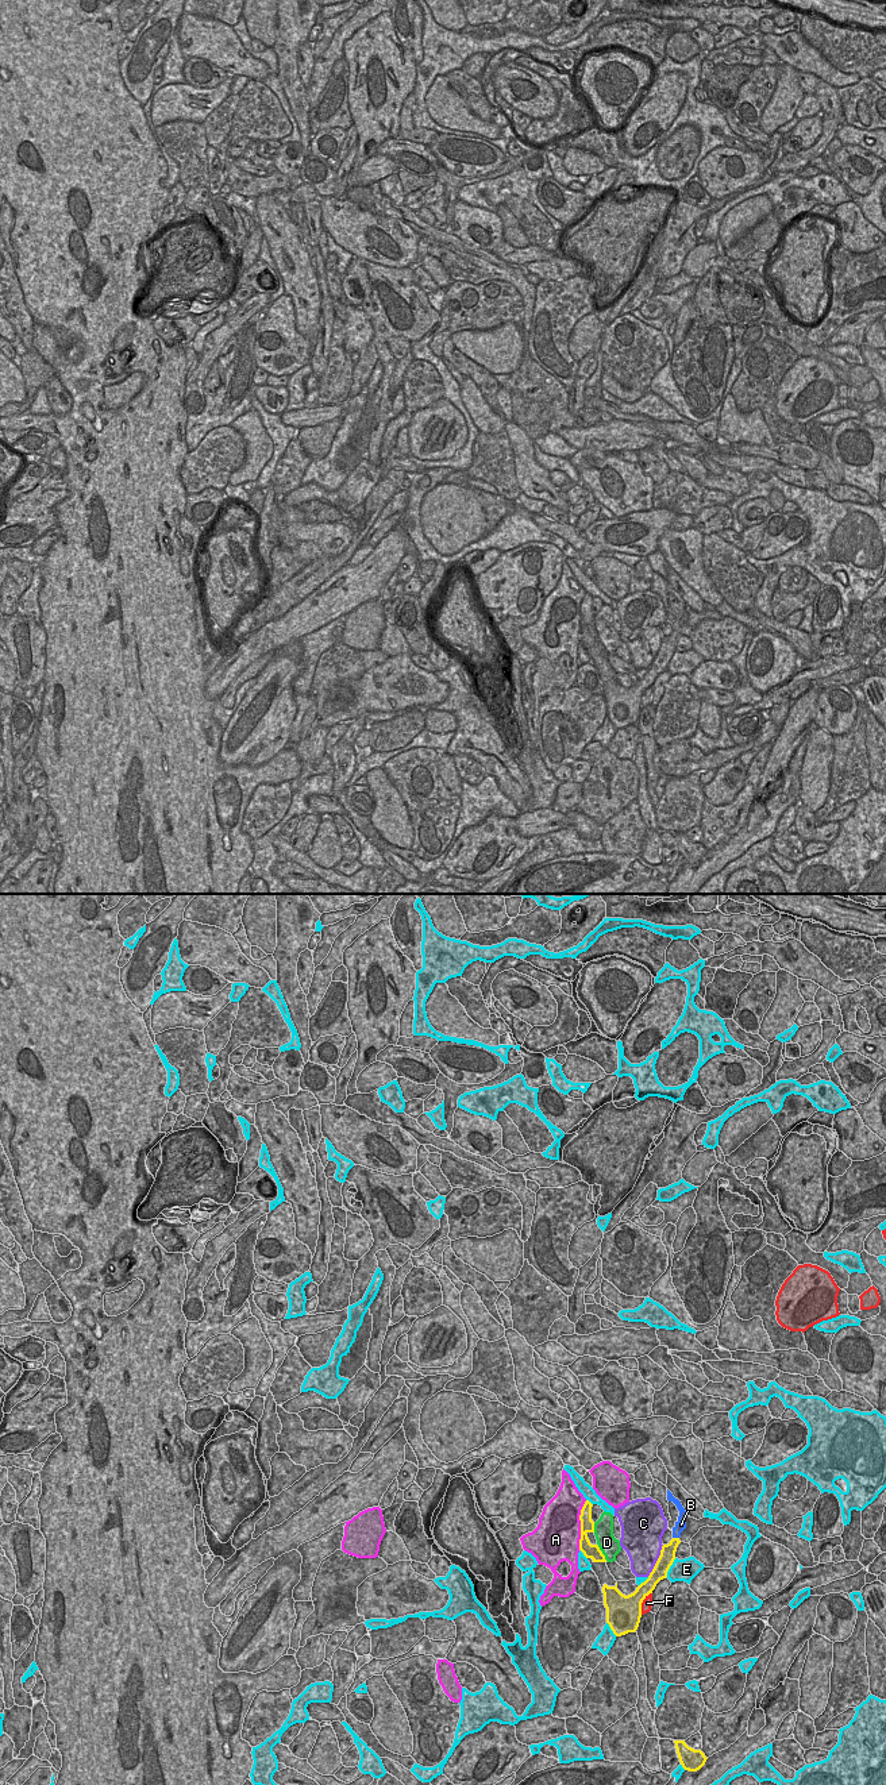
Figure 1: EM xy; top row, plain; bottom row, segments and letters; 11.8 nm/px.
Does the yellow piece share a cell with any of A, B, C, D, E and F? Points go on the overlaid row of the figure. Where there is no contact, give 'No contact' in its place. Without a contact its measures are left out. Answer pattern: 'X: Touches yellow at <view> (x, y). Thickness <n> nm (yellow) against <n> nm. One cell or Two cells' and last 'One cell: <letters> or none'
A: Touches yellow at xy (581, 1525). Thickness 160 nm (yellow) against 480 nm. Two cells
B: Touches yellow at xy (675, 1538). Thickness 190 nm (yellow) against 130 nm. One cell
C: Touches yellow at xy (657, 1561). Thickness 190 nm (yellow) against 440 nm. Two cells
D: Touches yellow at xy (601, 1552). Thickness 170 nm (yellow) against 240 nm. Two cells
E: Touches yellow at xy (669, 1568). Thickness 190 nm (yellow) against 260 nm. Two cells
F: Touches yellow at xy (642, 1602). Thickness 400 nm (yellow) against 130 nm. Two cells
One cell: B

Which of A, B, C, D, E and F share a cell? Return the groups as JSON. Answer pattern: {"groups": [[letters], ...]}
{"groups": [["A"], ["B"], ["C"], ["D"], ["E"], ["F"]]}

